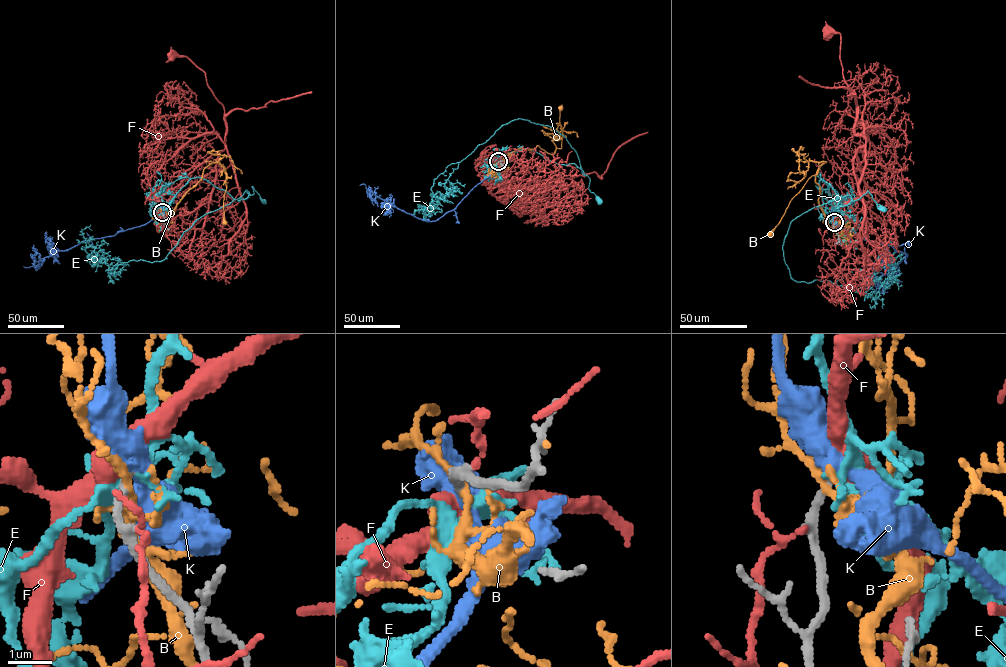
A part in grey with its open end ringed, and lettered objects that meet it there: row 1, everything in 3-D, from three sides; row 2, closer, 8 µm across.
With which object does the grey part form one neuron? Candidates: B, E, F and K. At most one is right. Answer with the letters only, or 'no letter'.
E

